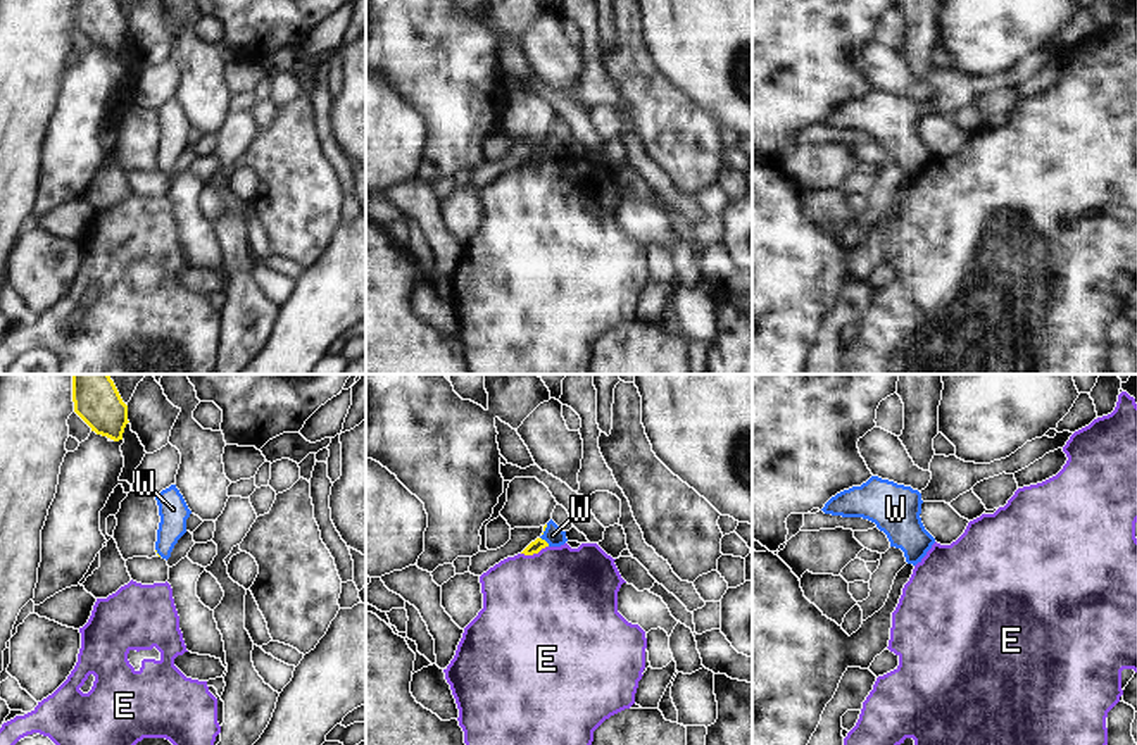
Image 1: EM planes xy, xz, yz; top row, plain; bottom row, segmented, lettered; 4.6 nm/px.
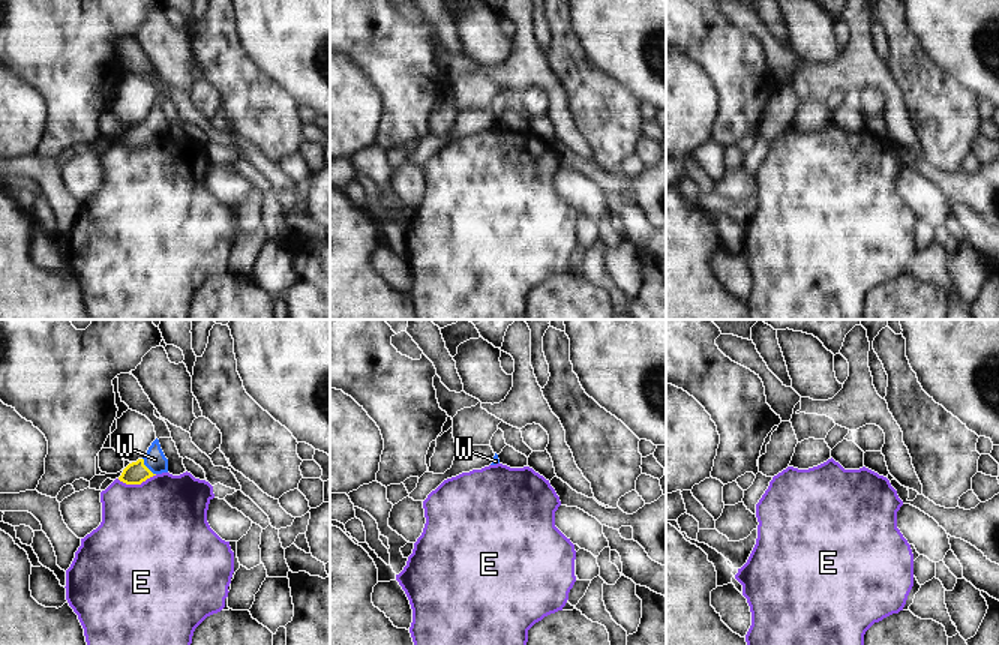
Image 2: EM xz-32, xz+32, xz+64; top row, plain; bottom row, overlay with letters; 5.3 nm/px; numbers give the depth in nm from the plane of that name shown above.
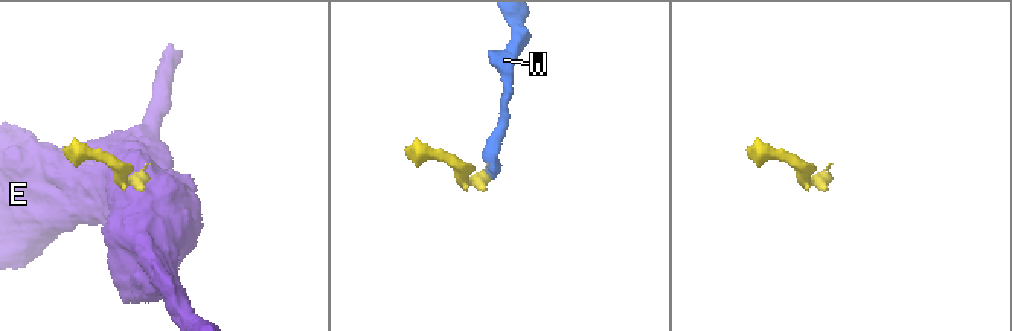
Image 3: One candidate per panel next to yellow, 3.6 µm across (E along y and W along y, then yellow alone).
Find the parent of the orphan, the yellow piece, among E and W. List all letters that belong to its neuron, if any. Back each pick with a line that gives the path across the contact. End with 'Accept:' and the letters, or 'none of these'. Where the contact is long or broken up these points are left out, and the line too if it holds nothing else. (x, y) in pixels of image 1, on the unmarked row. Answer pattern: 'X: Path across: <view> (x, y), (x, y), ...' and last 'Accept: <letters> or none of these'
W: Path across: xz (539, 157), (542, 147), (552, 149)
Accept: W

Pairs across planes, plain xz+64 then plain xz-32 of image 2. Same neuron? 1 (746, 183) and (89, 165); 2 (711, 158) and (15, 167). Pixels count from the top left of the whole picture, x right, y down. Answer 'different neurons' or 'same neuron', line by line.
1: same neuron
2: same neuron

